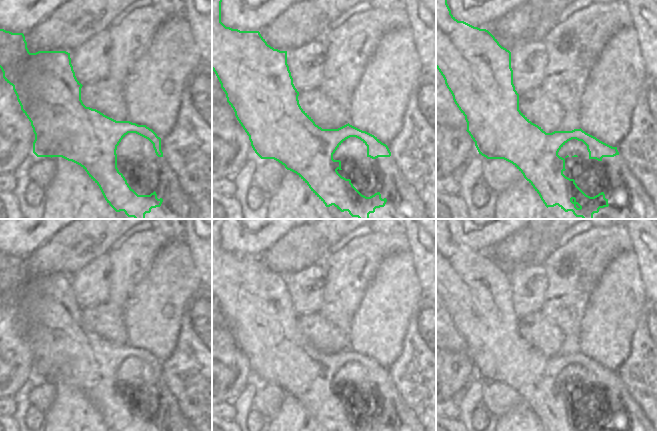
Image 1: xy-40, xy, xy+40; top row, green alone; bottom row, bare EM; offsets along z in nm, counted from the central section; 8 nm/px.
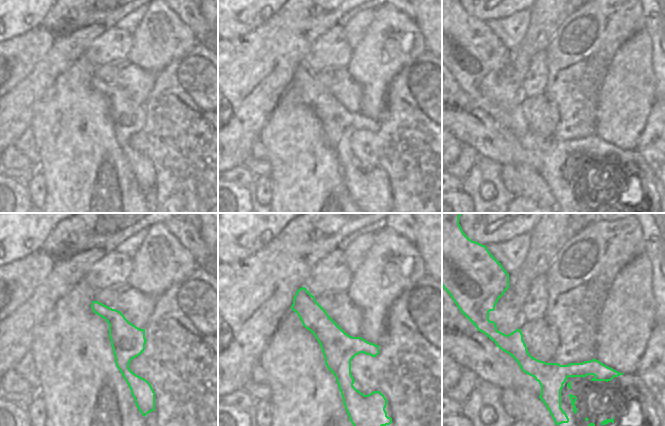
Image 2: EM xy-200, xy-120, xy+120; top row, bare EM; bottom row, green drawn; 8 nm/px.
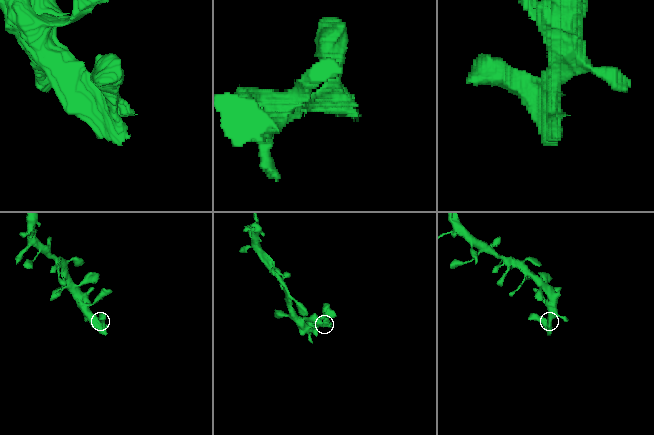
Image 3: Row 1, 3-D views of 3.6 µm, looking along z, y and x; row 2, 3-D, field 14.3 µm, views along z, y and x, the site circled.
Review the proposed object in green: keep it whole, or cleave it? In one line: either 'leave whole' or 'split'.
leave whole

